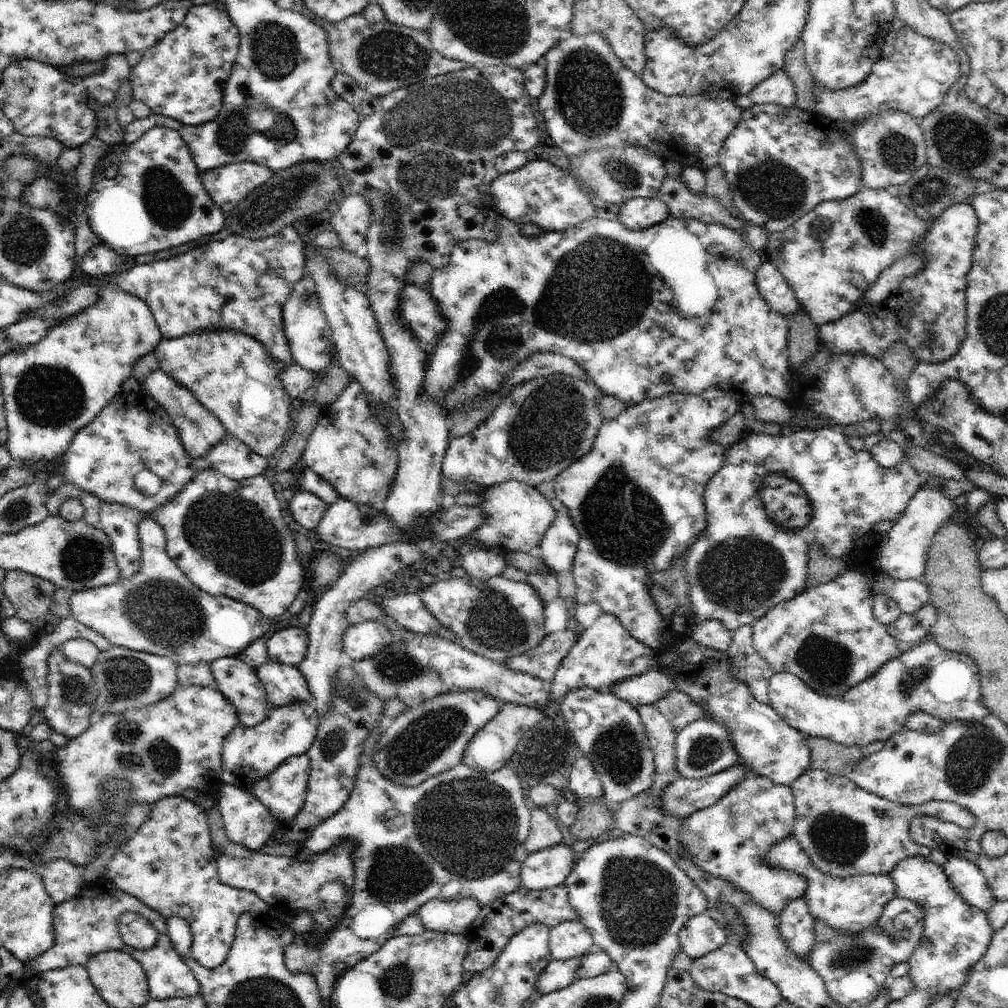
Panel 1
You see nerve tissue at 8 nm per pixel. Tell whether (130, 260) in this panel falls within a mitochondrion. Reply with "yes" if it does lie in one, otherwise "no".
no

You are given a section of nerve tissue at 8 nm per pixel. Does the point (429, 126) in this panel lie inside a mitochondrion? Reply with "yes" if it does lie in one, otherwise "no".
yes

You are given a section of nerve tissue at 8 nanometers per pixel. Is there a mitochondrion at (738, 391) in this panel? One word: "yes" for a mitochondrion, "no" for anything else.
no

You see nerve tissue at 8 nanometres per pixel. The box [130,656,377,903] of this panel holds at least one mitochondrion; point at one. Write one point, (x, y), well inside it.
(334, 742)

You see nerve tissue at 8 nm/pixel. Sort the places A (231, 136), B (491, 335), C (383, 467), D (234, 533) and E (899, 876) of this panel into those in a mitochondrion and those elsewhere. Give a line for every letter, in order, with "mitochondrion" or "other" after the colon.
A: mitochondrion
B: mitochondrion
C: other
D: mitochondrion
E: other

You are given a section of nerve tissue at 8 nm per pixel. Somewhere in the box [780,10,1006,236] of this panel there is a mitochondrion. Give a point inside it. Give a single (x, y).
(962, 142)

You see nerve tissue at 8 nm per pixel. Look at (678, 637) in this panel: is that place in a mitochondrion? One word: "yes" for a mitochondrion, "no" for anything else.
no

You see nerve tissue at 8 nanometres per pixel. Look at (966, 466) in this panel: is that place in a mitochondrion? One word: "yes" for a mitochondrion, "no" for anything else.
no

